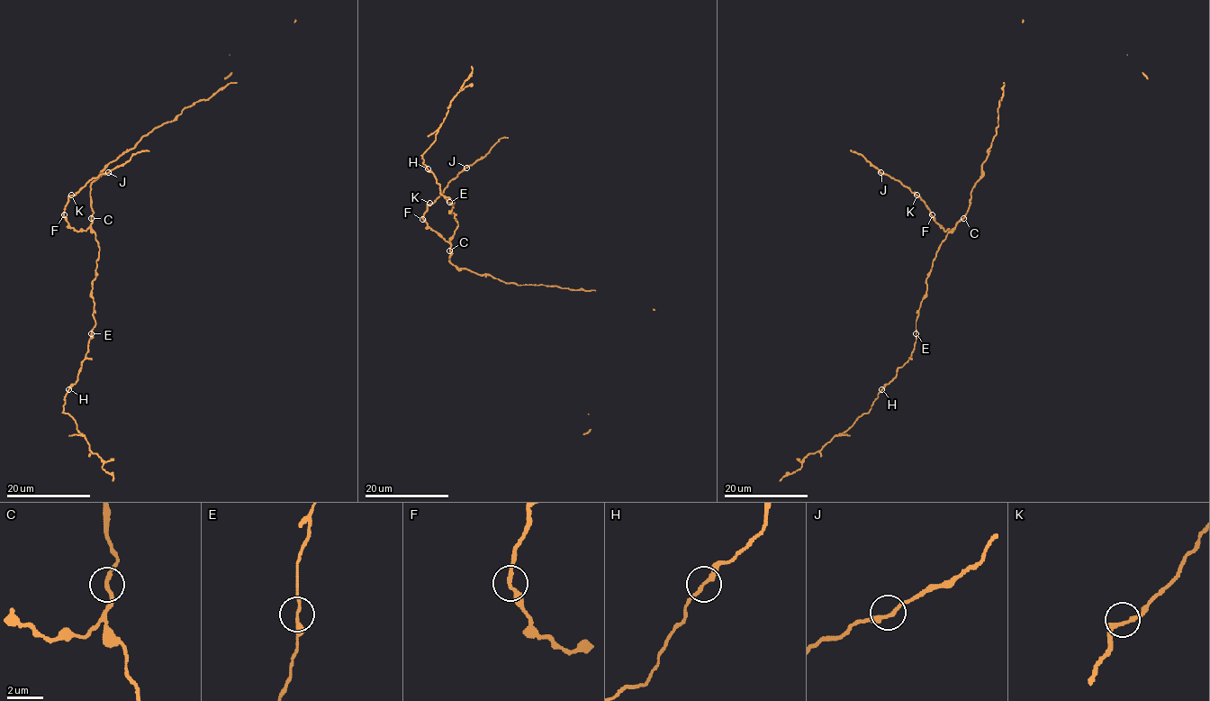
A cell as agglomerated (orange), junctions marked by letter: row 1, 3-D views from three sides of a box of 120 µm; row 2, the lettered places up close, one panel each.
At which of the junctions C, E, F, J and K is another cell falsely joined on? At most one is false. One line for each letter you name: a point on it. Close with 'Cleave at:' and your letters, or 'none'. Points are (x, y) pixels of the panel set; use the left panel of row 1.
Cleave at: none

